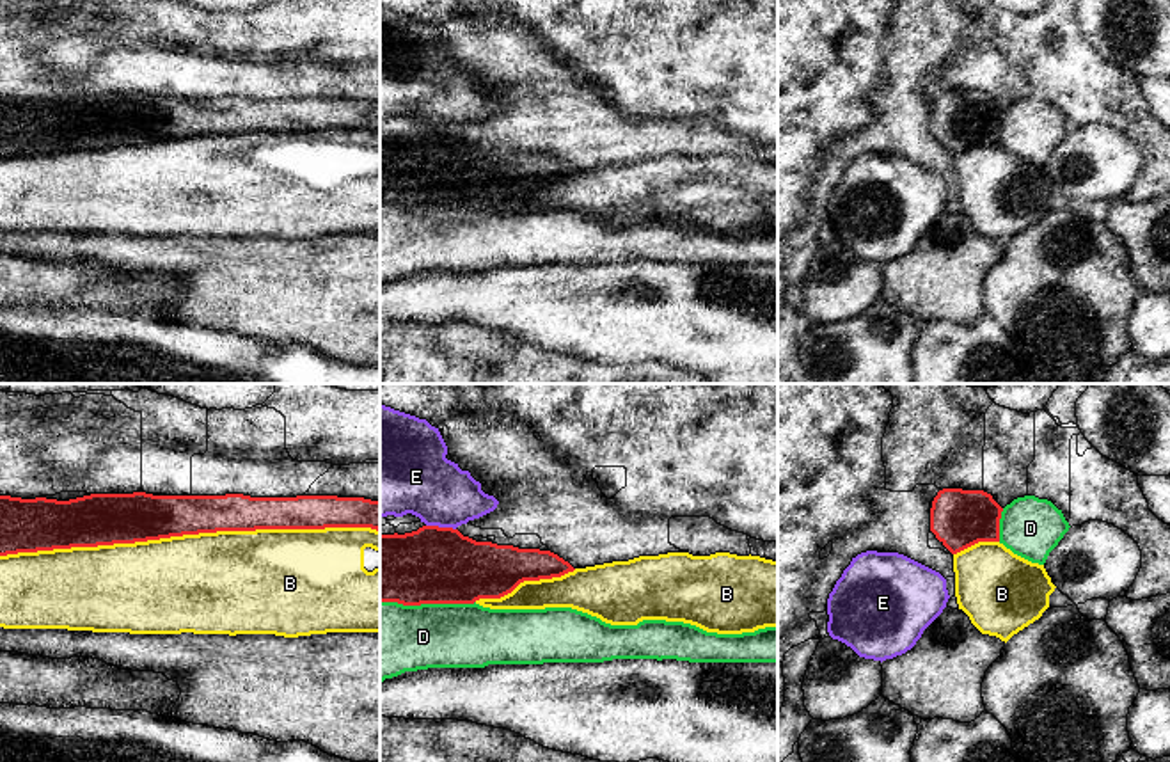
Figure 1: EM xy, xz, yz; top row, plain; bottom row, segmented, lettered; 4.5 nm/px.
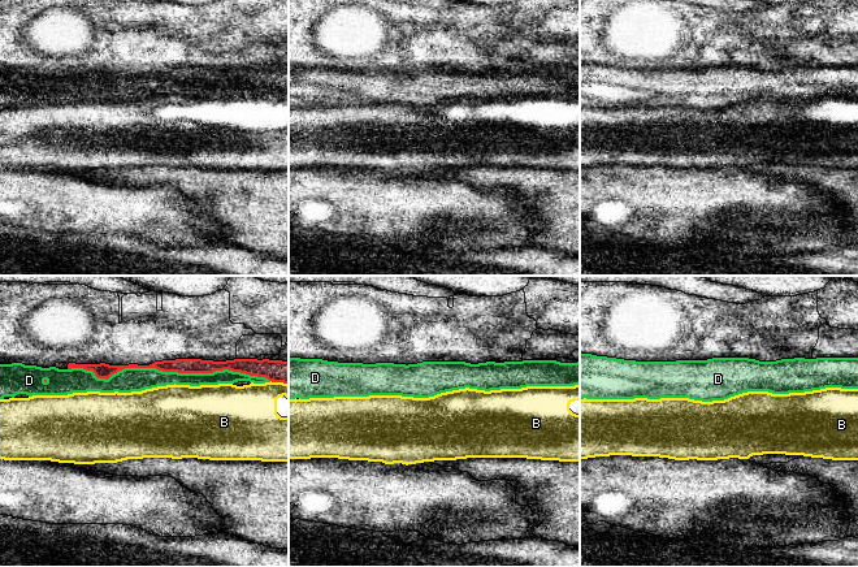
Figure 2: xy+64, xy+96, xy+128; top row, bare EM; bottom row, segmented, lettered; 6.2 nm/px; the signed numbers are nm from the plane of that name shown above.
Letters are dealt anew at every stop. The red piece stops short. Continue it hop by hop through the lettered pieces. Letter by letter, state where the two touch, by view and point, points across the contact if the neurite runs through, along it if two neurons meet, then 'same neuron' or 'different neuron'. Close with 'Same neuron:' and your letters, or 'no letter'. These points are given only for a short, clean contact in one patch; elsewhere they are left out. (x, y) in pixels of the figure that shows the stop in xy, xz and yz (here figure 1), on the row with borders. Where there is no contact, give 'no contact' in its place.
B: xy (189, 533) | different neuron
D: xz (428, 603) | different neuron
E: xz (441, 528) | different neuron
Same neuron: no letter

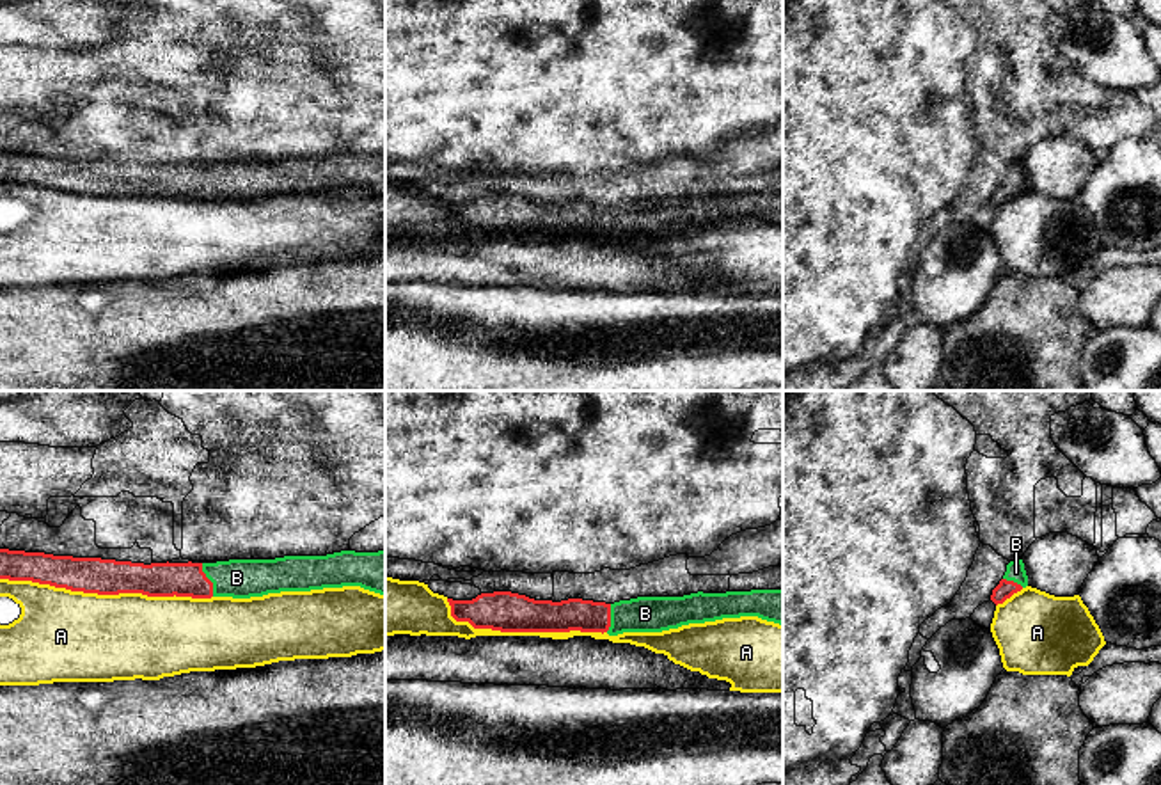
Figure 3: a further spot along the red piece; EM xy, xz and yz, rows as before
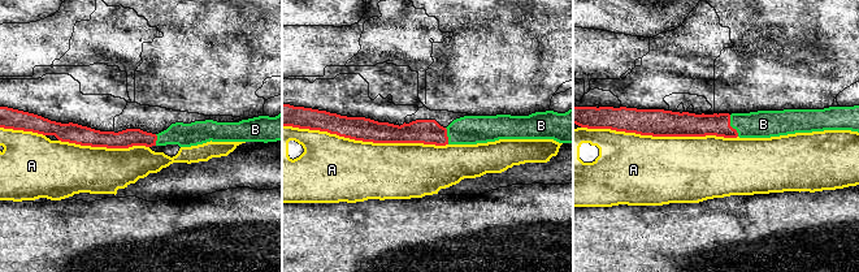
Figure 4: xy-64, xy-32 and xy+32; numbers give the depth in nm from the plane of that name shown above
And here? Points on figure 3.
A: xy (107, 594) | different neuron
B: xy (208, 579) | across xy (158, 579), (208, 579), (236, 578) | same neuron
Same neuron: B

